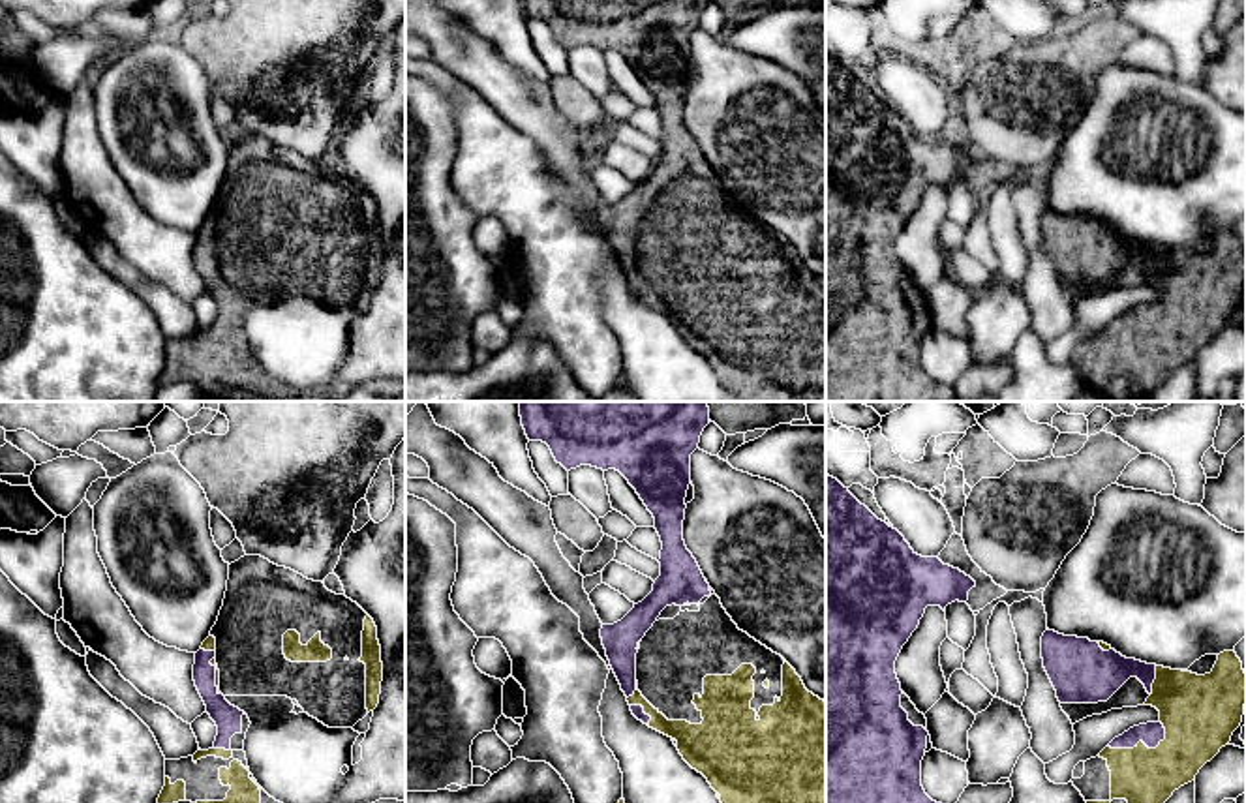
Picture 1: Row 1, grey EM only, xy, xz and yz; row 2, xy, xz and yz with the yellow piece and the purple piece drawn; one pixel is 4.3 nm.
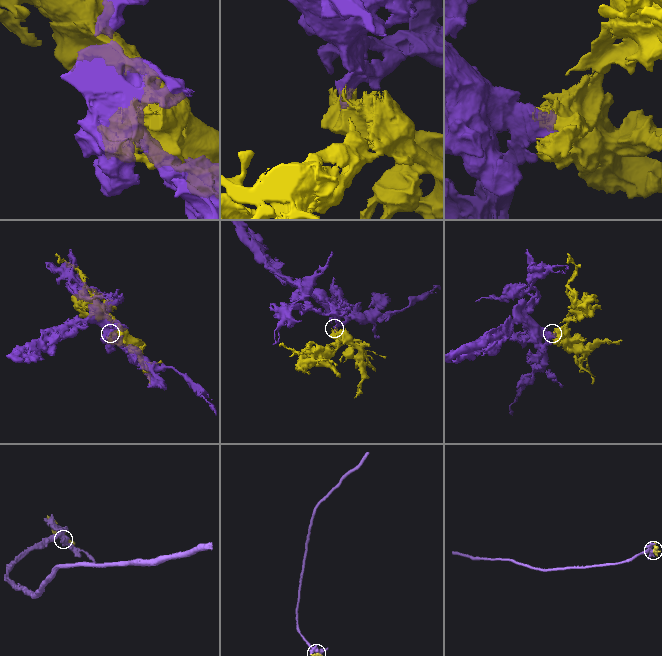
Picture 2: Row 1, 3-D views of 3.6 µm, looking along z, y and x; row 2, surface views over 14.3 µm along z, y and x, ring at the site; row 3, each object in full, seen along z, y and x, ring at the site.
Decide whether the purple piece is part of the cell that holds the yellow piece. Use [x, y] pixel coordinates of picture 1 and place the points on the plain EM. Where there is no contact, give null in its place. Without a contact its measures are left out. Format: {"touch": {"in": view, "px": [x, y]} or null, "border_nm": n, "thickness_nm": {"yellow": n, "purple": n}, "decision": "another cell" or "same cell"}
{"touch": {"in": "yz", "px": [1139, 321]}, "border_nm": 260, "thickness_nm": {"yellow": 280, "purple": 100}, "decision": "same cell"}

